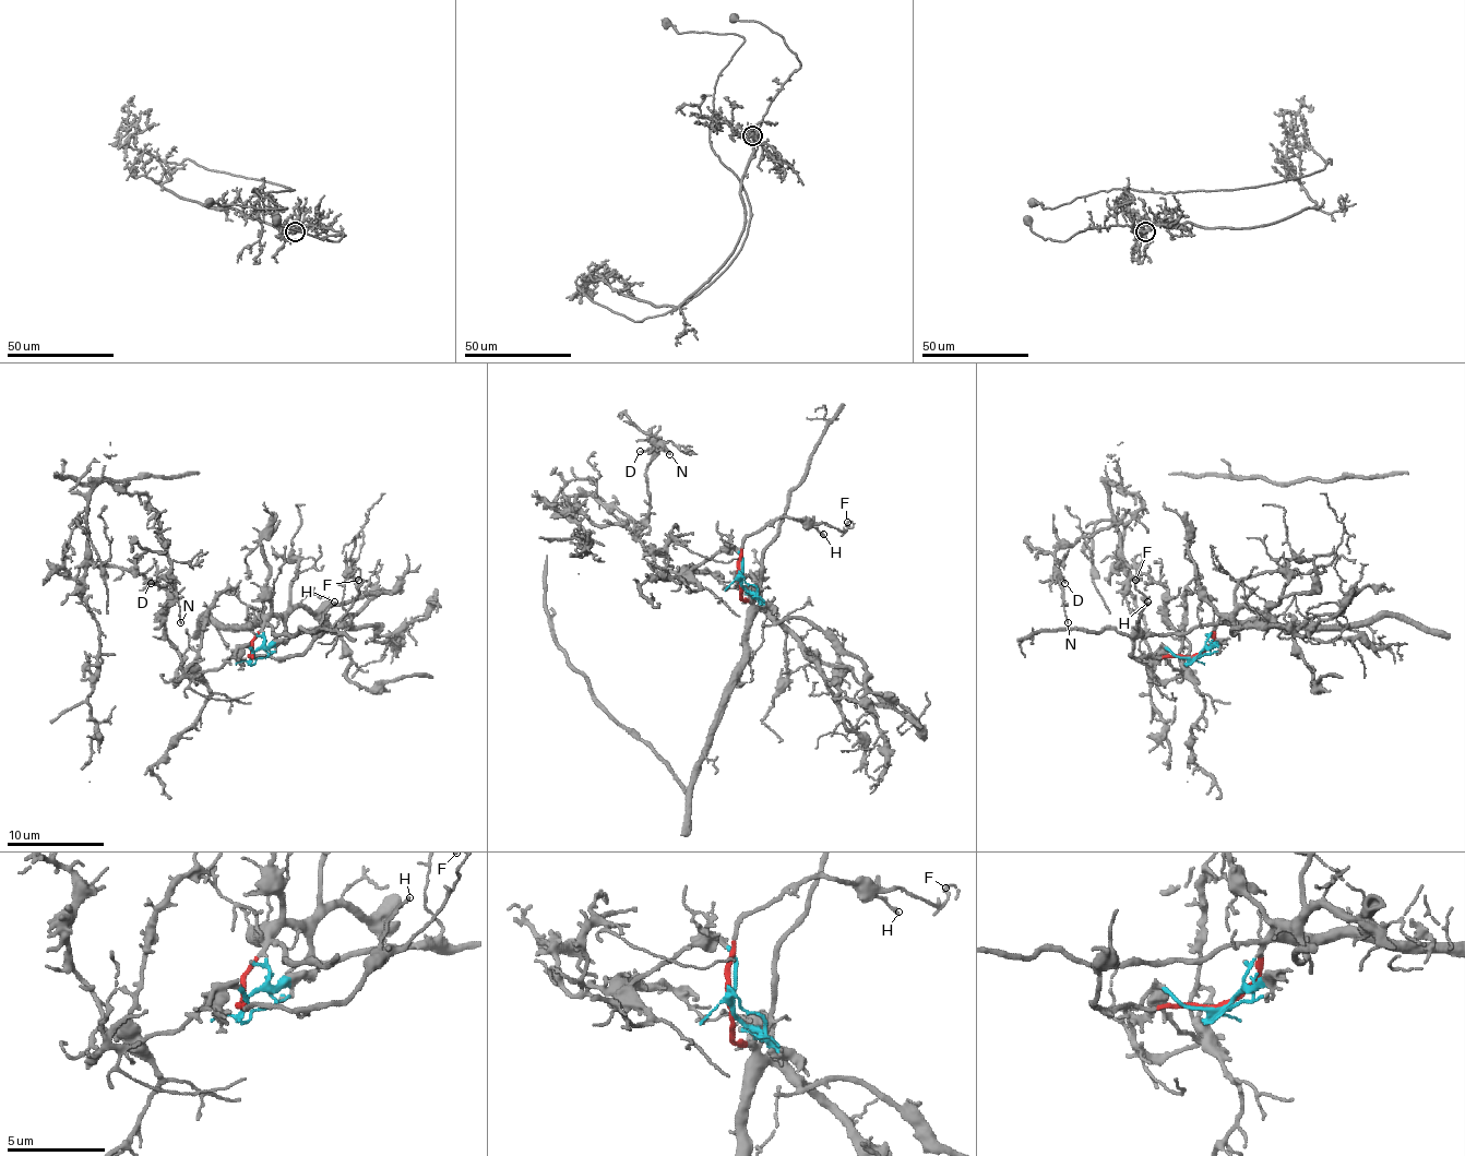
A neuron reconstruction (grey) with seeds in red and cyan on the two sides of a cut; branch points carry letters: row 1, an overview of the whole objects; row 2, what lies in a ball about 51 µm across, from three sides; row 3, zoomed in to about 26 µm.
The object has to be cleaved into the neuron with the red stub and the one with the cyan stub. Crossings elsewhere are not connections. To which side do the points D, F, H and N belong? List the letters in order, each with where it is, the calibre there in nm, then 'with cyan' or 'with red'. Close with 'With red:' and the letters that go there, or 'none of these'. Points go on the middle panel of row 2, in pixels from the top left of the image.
D: (640, 451) | 130 nm | with cyan
F: (847, 522) | 110 nm | with red
H: (823, 534) | 130 nm | with red
N: (669, 454) | 90 nm | with cyan
With red: F, H

